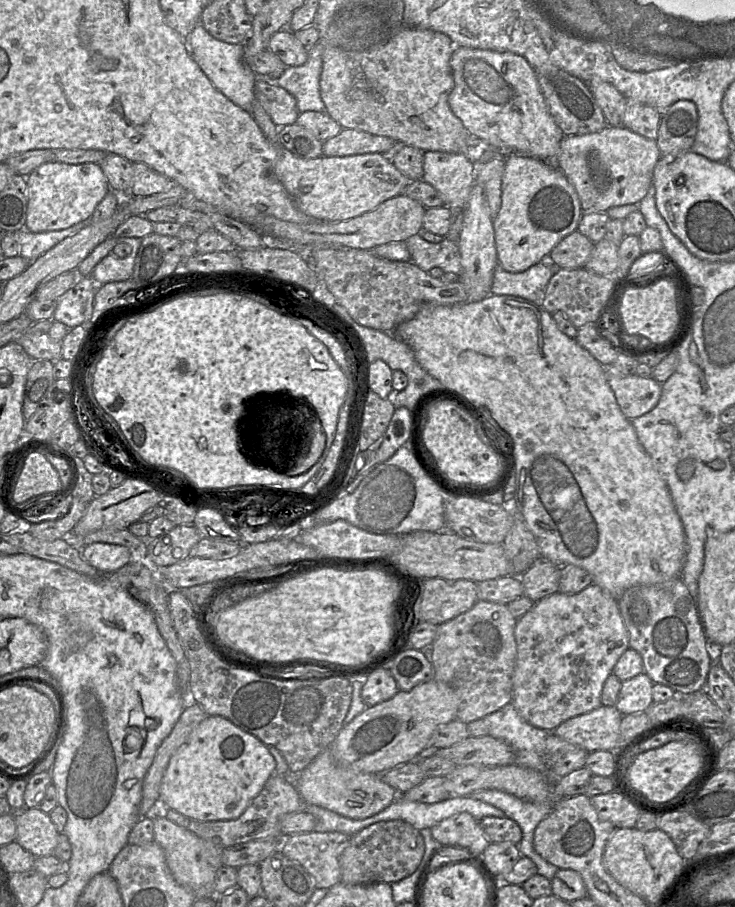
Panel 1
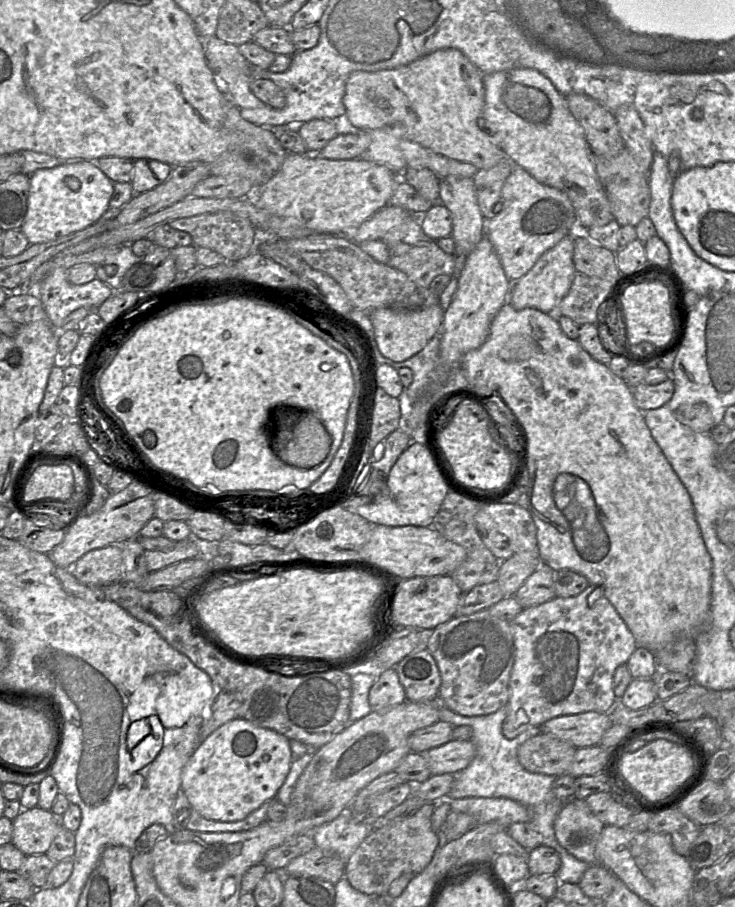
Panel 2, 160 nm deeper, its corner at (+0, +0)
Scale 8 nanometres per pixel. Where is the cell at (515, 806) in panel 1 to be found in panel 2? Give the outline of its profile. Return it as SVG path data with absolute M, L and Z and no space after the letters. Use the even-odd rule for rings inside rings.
M507 704L494 713L481 716L462 716L445 706L439 705L439 719L448 722L454 727L468 725L473 729L472 741L476 747L476 754L471 763L454 775L454 783L448 796L451 799L468 797L507 798L514 800L531 811L531 823L543 837L542 845L557 851L561 859L561 866L556 872L560 882L578 884L589 868L589 864L578 860L569 854L557 841L554 831L554 822L567 800L557 798L552 792L552 785L556 776L531 773L525 770L518 761L518 747L528 739L541 733L540 727L530 727L514 739L506 738L502 733L502 725L508 716Z

